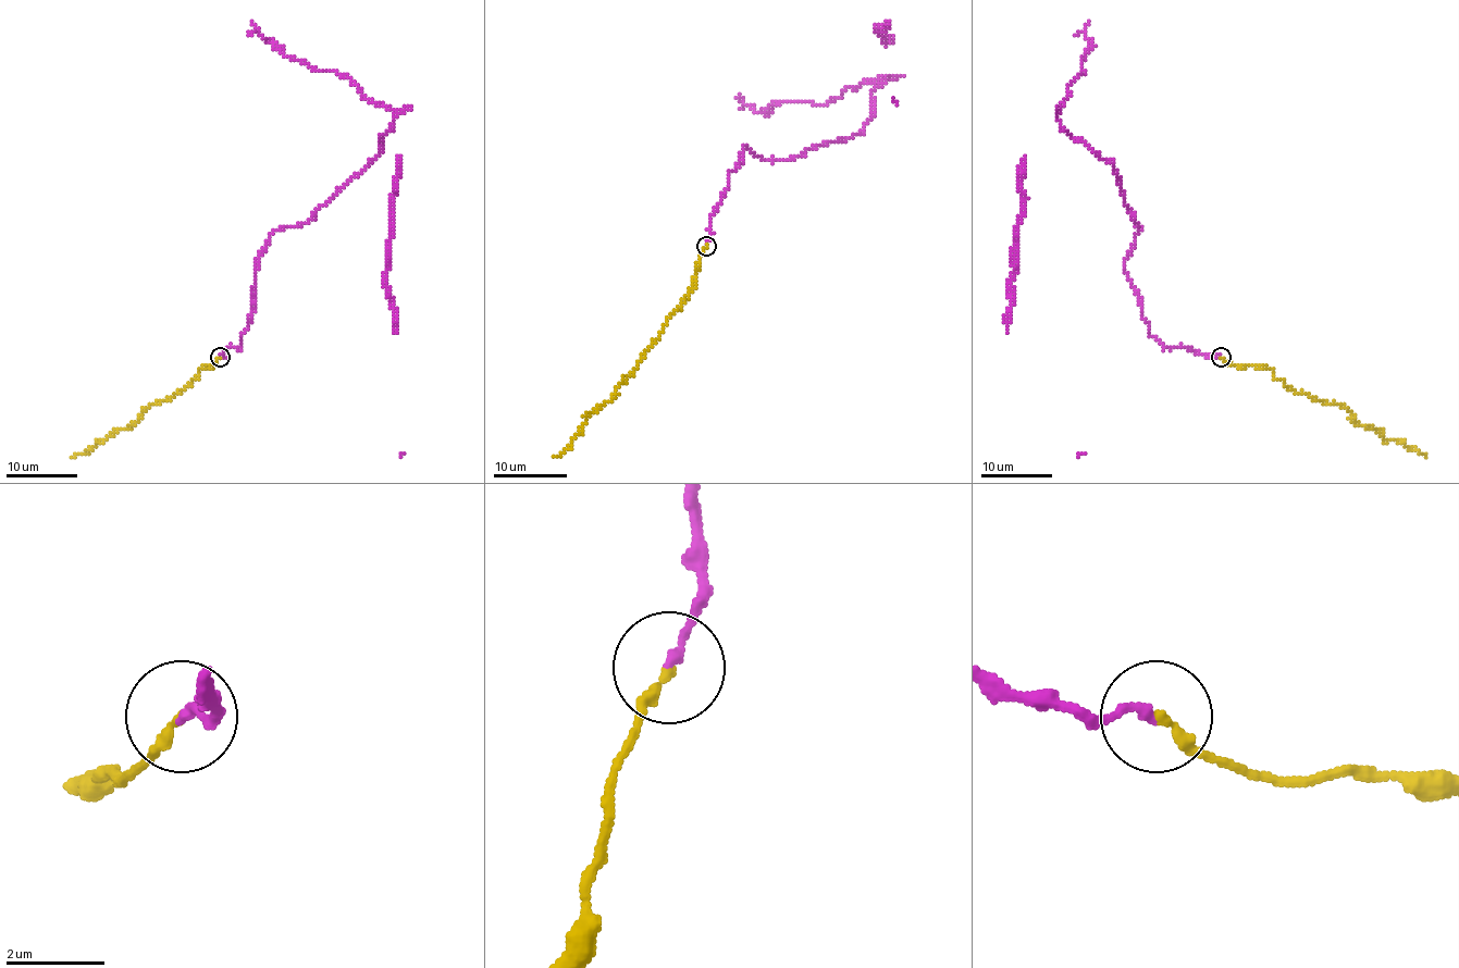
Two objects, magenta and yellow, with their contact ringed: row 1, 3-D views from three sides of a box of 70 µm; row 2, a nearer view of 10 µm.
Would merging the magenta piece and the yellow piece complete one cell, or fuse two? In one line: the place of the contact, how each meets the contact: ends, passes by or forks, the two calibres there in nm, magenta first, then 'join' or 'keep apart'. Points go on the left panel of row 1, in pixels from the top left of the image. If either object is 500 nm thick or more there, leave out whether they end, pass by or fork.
place (220, 357); magenta ends; yellow ends; calibres 180 and 200 nm; join

